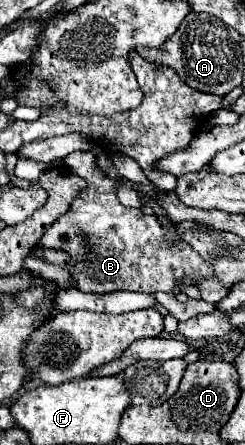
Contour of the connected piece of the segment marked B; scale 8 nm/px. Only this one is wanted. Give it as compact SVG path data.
M77 151L67 155L65 165L83 181L87 187L73 199L69 211L61 215L39 239L37 249L47 251L65 251L67 265L59 267L45 261L41 255L27 255L25 267L45 281L55 281L59 287L71 287L89 293L113 293L113 291L141 291L141 293L157 293L171 291L175 287L175 279L179 277L199 277L201 297L207 303L217 303L225 297L225 289L213 277L213 269L201 261L197 253L185 243L179 241L169 245L163 239L161 223L155 215L145 215L141 209L129 209L117 199L117 181L109 179L101 169L97 169L95 155L91 151Z

